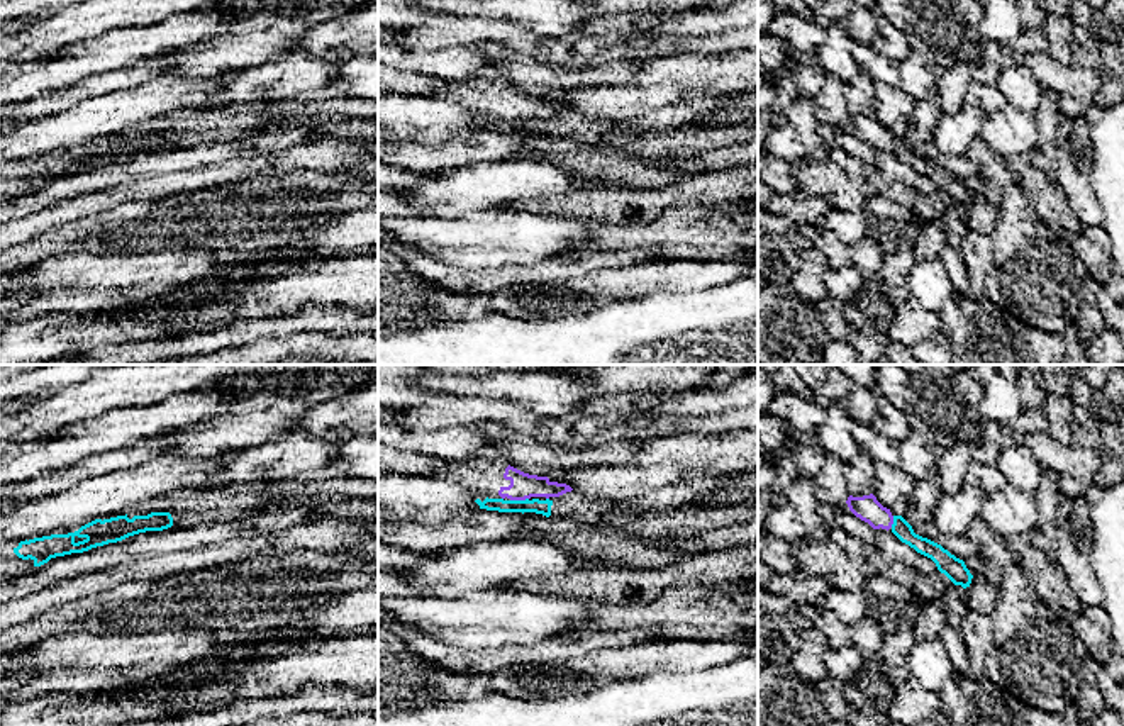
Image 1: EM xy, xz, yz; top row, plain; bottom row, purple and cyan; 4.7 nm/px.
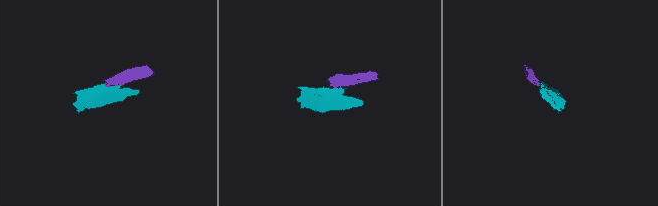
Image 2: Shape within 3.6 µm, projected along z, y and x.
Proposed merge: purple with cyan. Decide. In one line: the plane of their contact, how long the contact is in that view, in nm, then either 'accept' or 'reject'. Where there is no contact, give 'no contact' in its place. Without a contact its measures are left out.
xz | 90 nm | accept

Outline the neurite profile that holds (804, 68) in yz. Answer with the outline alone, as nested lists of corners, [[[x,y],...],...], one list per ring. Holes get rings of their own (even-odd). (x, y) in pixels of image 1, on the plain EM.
[[[788,46],[785,49],[785,73],[792,78],[798,93],[809,98],[821,93],[827,75],[815,53],[800,53]]]

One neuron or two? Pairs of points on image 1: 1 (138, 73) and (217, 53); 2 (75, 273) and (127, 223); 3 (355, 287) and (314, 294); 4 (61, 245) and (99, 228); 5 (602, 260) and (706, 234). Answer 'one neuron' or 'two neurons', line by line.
1: two neurons
2: two neurons
3: one neuron
4: one neuron
5: two neurons

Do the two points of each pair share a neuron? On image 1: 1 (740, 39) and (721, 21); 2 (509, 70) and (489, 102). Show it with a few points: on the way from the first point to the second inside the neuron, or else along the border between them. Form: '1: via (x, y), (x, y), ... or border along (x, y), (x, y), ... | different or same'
1: border along (740, 26), (729, 31), (701, 34) | different
2: border along (504, 78), (511, 83) | different

